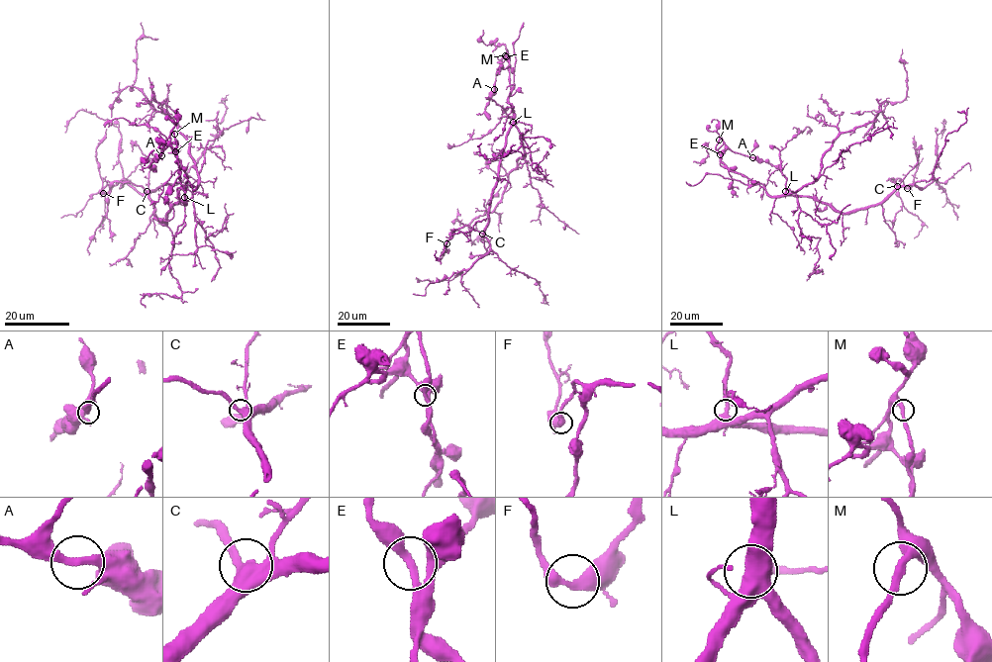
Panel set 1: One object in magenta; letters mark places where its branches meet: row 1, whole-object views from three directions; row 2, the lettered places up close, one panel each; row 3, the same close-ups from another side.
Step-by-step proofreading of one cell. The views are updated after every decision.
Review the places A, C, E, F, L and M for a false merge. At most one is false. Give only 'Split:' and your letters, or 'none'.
Split: none

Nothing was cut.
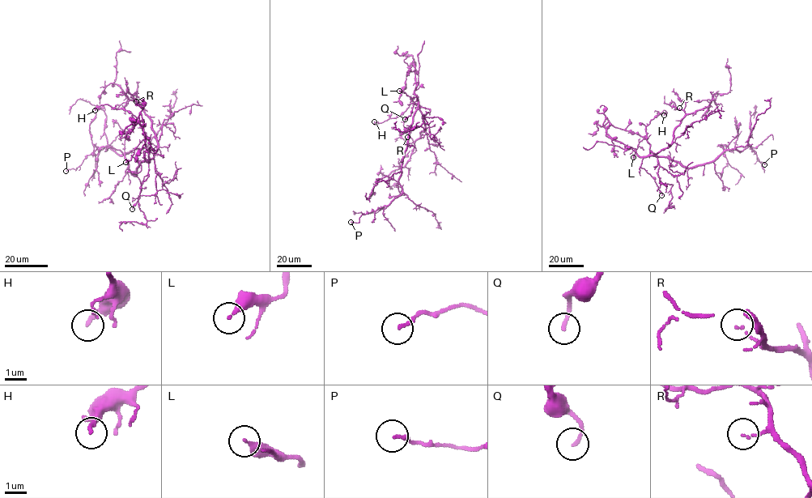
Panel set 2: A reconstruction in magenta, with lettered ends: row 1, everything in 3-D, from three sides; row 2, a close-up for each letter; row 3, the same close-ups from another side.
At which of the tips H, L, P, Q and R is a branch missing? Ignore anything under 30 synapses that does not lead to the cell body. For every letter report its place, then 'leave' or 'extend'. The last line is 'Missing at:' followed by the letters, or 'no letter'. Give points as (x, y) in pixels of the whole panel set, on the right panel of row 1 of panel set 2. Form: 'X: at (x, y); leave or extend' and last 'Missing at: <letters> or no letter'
H: at (664, 115); leave
L: at (633, 157); leave
P: at (764, 164); leave
Q: at (661, 195); leave
R: at (679, 108); leave
Missing at: no letter

